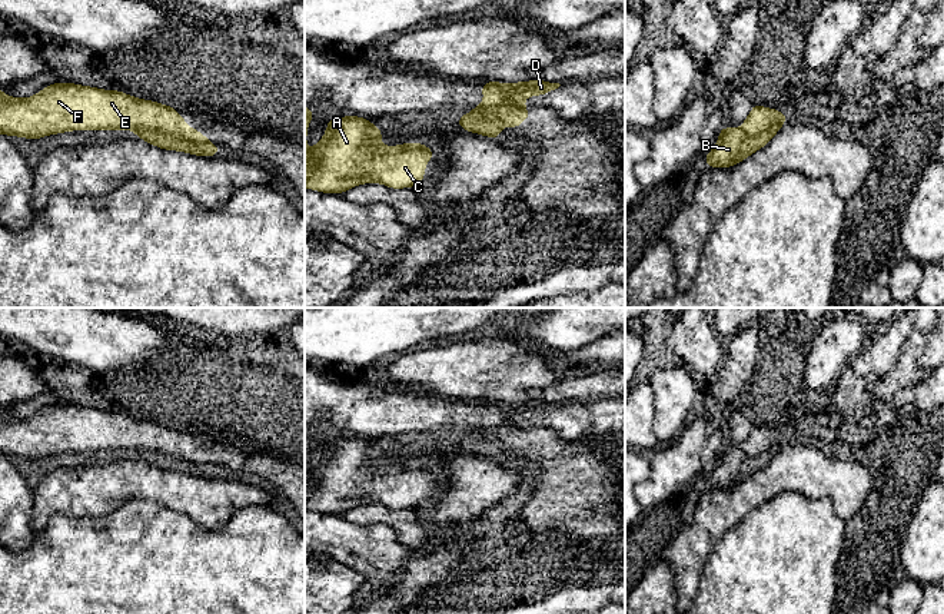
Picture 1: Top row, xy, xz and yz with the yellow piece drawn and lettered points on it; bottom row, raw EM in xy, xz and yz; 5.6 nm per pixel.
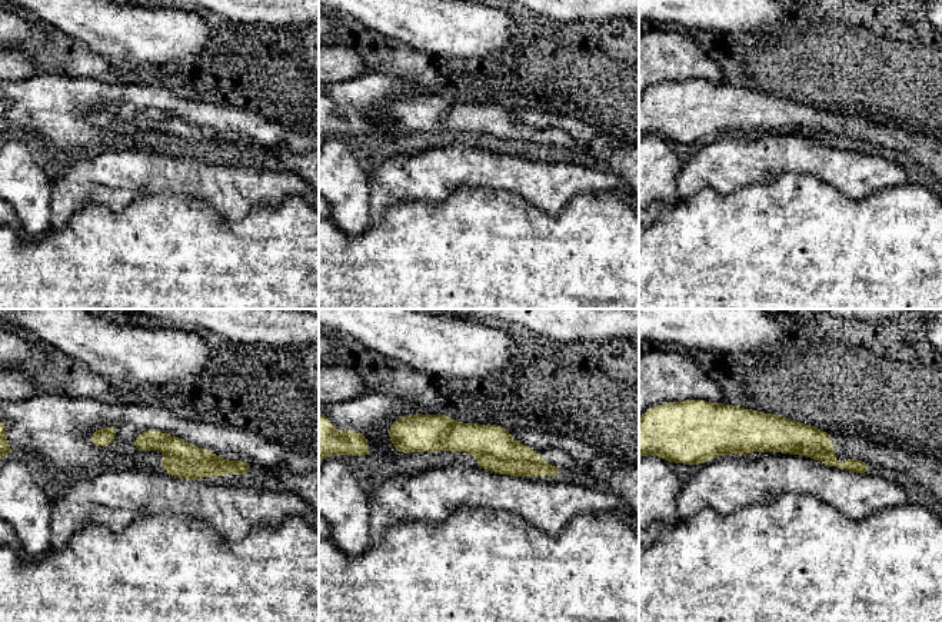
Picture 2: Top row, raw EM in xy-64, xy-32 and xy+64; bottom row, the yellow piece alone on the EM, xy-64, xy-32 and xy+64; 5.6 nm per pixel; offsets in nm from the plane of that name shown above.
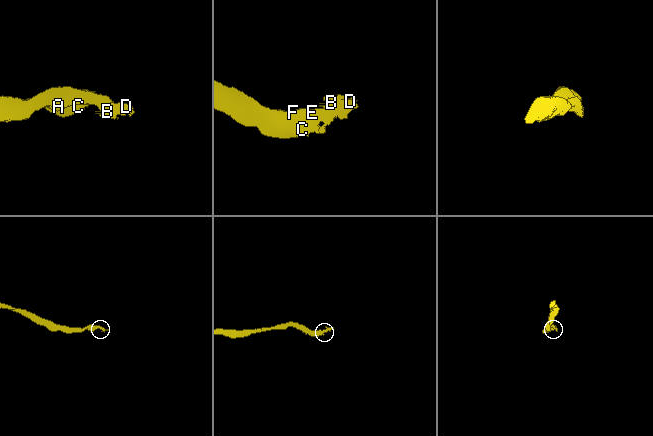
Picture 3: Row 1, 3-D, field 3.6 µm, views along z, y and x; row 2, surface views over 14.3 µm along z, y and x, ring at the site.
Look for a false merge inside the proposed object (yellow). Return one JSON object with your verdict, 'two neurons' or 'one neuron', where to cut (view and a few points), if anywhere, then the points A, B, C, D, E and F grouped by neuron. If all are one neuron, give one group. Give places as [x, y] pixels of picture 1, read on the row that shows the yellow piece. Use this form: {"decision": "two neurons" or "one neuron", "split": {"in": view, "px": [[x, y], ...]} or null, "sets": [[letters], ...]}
{"decision": "two neurons", "split": {"in": "xy", "px": [[129, 128], [156, 128], [189, 139], [206, 140]]}, "sets": [["A", "C", "E", "F"], ["B", "D"]]}

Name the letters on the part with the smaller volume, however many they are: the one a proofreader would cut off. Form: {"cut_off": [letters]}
{"cut_off": ["B", "D"]}

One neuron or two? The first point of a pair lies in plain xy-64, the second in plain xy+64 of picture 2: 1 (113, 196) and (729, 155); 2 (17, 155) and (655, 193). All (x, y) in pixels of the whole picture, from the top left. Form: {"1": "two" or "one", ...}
{"1": "one", "2": "one"}

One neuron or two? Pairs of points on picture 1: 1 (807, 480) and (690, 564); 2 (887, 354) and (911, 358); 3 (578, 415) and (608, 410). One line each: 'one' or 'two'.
1: one
2: two
3: one

